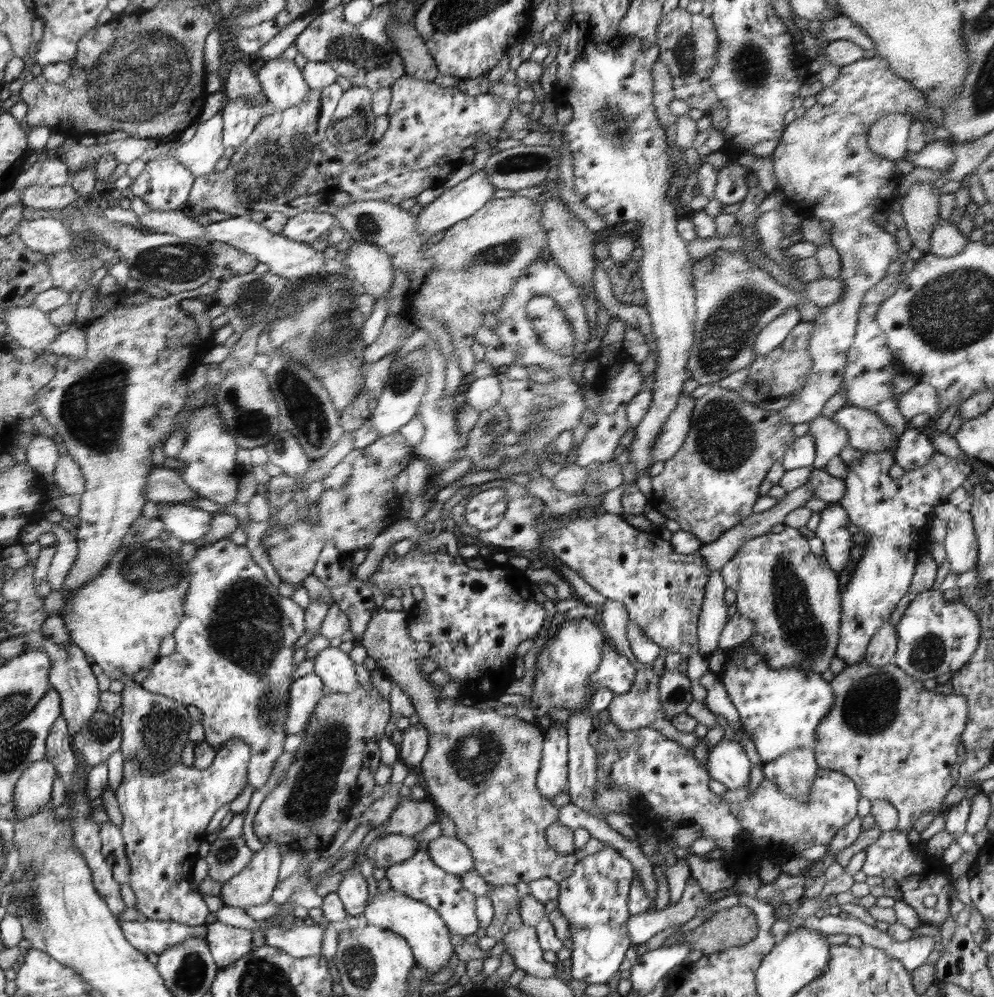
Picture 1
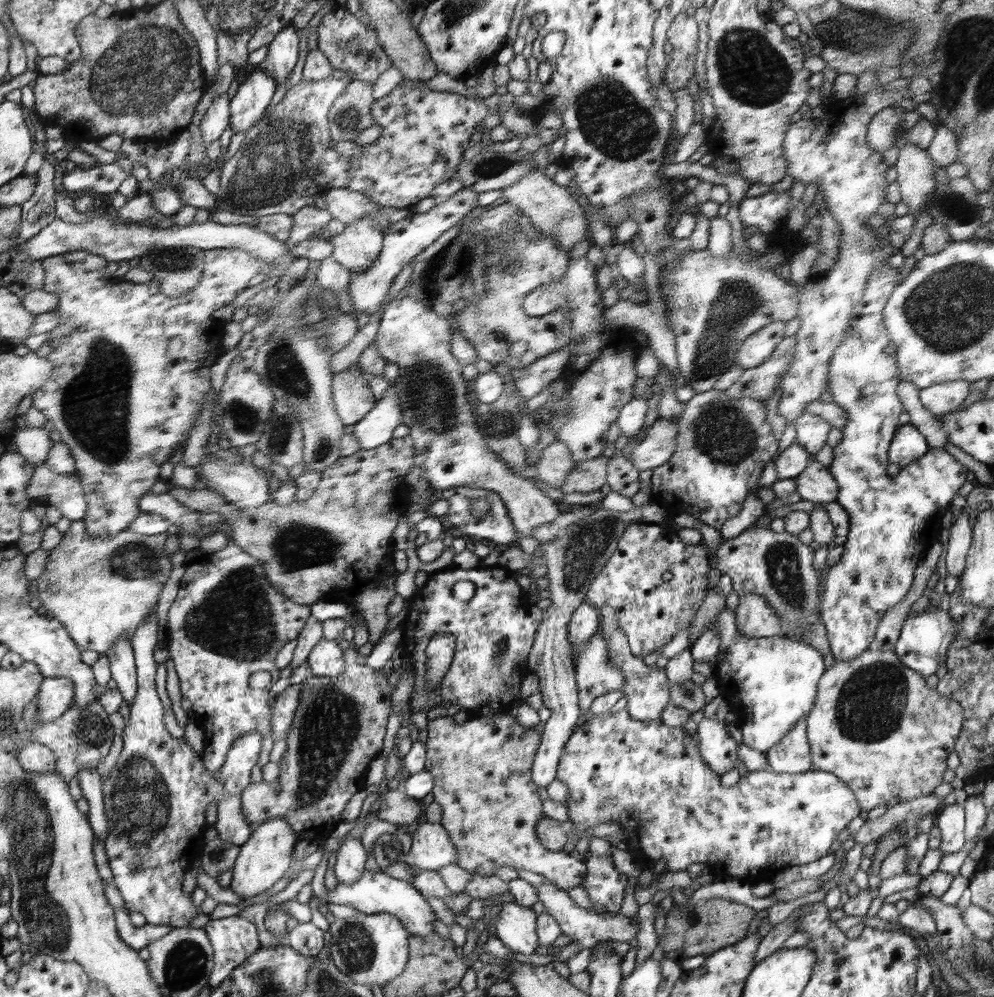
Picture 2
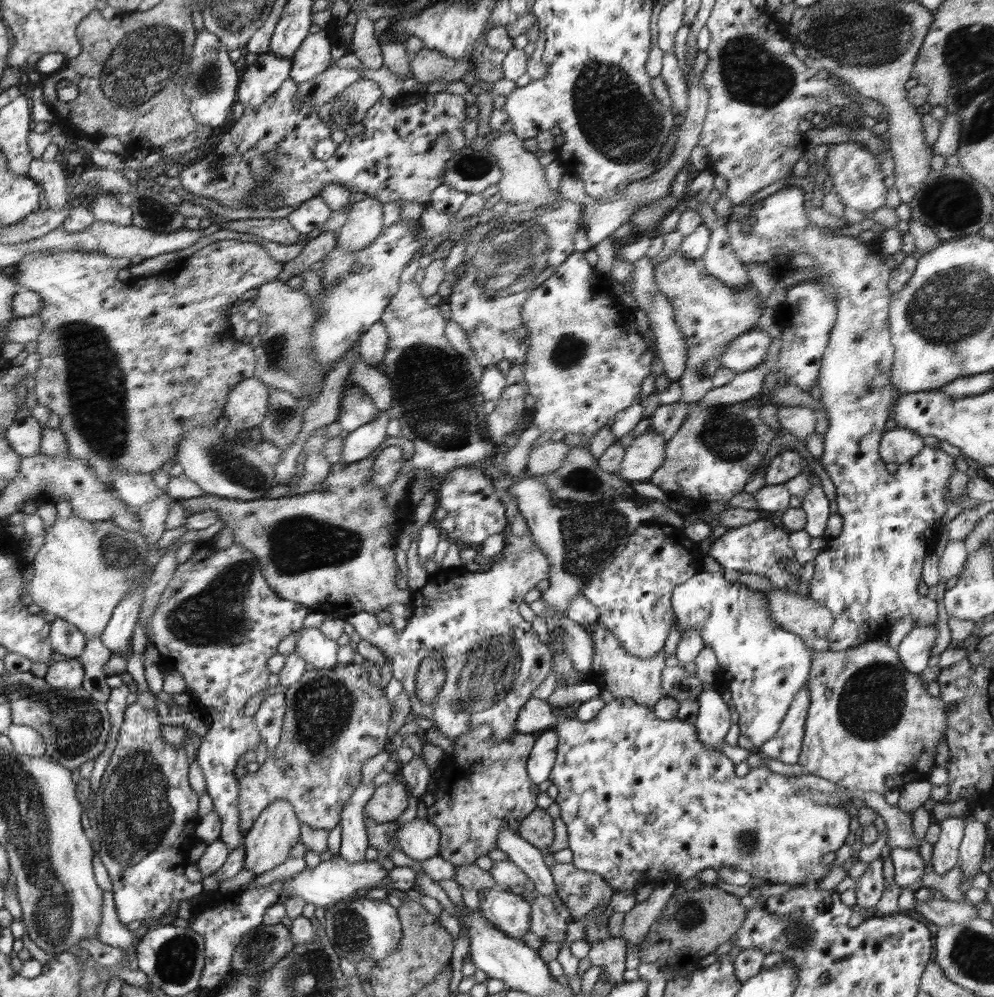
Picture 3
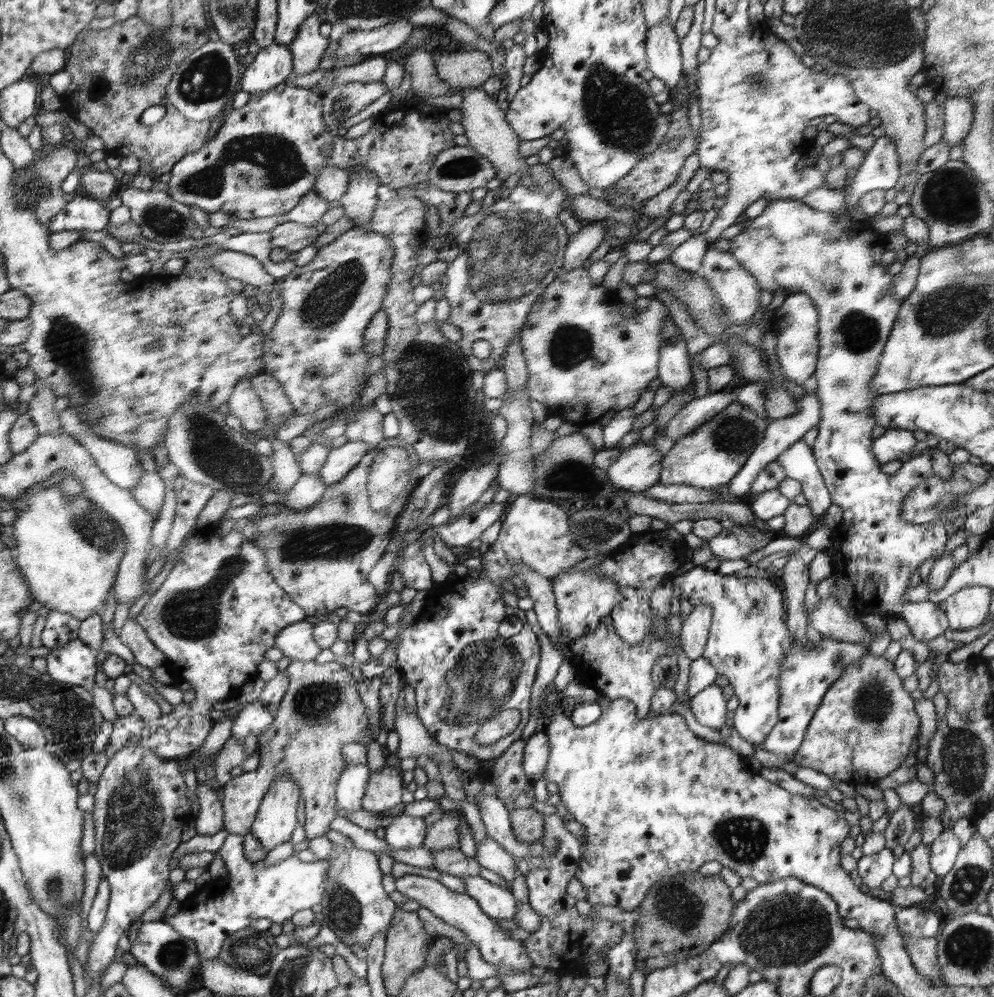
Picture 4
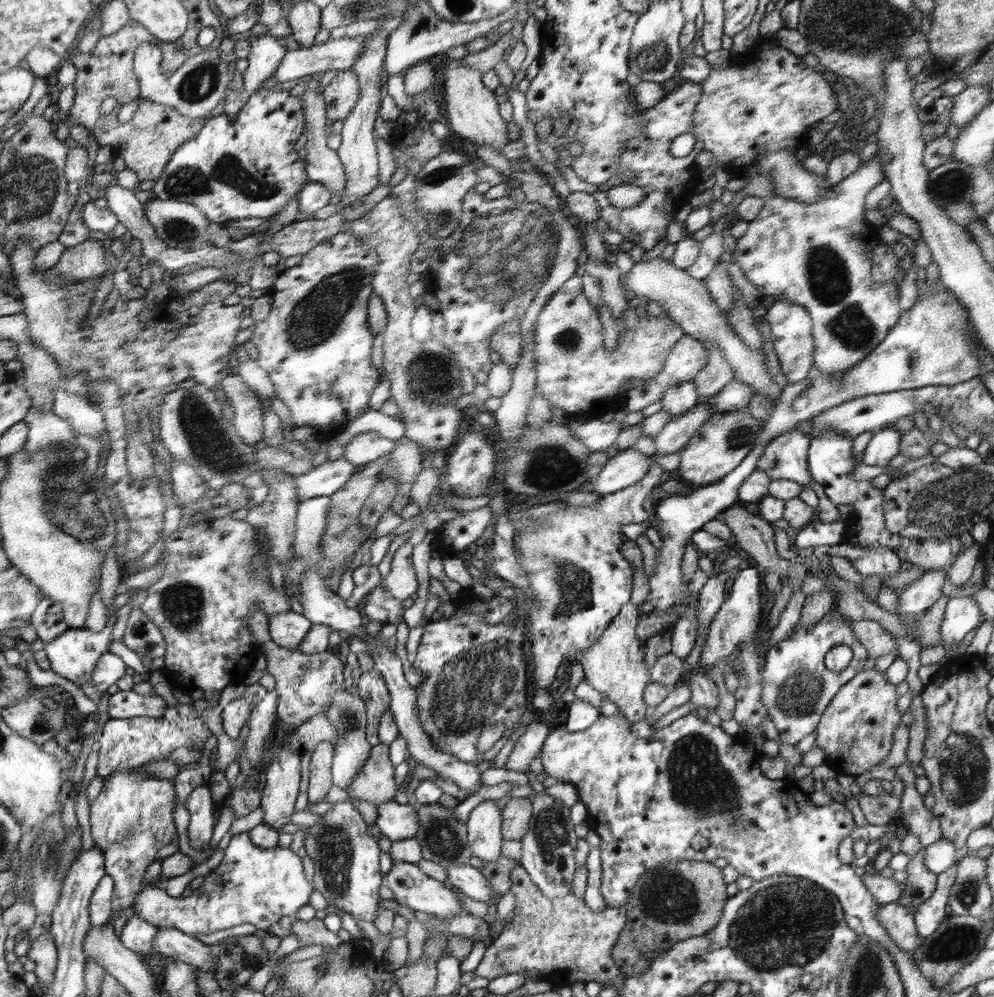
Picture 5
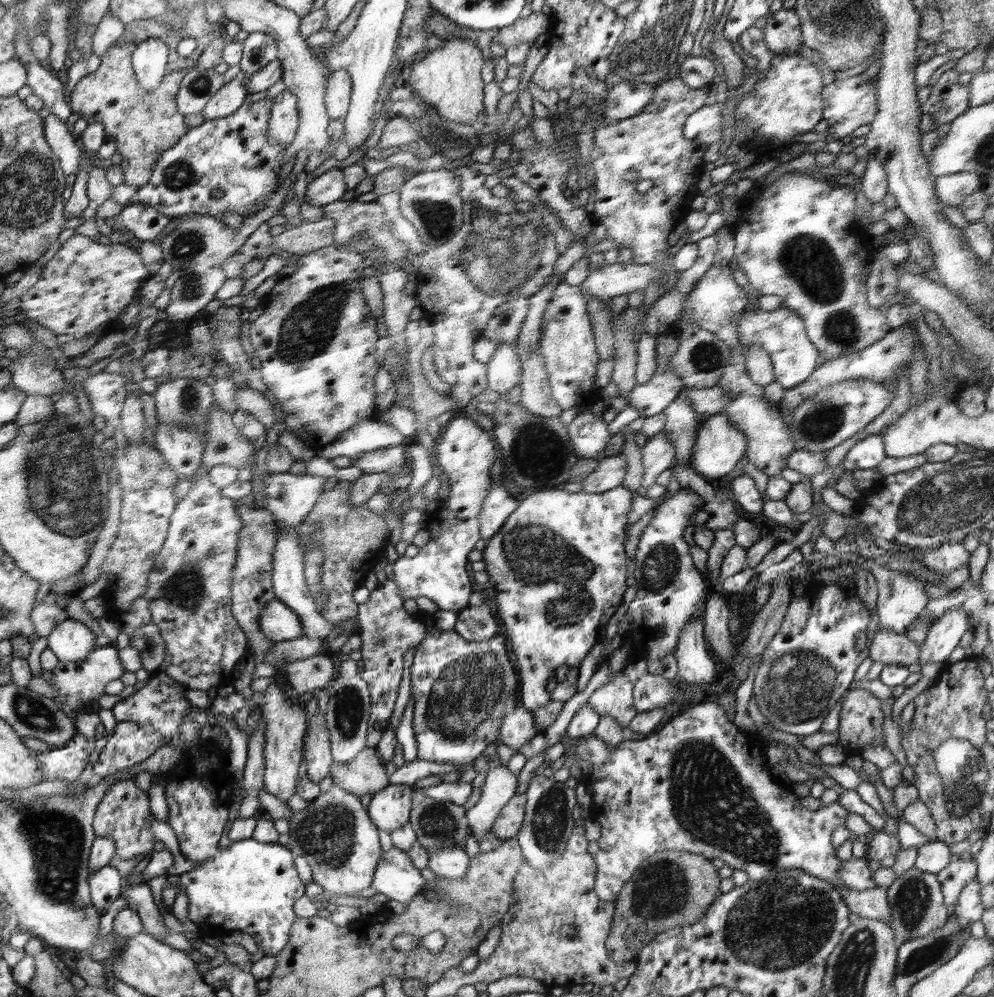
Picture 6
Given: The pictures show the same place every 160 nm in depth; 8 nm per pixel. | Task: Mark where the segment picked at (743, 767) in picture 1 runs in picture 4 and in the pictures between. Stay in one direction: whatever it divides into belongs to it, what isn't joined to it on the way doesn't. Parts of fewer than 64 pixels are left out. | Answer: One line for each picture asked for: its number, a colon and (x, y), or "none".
2: (718, 743)
3: (712, 724)
4: (709, 706)

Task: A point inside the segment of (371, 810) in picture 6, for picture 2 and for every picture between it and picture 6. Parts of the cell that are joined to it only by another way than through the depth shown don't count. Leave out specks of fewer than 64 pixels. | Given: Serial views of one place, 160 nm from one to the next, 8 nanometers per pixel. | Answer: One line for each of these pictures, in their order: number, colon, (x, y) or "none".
2: (432, 849)
3: (418, 839)
4: (406, 832)
5: (396, 821)

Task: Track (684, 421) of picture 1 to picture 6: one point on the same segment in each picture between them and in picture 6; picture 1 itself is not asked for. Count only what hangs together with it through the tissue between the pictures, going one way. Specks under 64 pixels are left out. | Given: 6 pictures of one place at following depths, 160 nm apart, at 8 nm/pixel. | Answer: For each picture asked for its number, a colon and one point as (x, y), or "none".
2: (657, 444)
3: (646, 454)
4: (638, 467)
5: (628, 466)
6: (609, 474)

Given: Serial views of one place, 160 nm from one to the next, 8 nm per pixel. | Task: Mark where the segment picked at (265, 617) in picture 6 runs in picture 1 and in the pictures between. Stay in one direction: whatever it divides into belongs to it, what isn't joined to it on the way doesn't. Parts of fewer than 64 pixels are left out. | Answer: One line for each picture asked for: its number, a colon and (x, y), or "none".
1: (334, 667)
2: (326, 658)
3: (314, 647)
4: (296, 642)
5: (288, 629)

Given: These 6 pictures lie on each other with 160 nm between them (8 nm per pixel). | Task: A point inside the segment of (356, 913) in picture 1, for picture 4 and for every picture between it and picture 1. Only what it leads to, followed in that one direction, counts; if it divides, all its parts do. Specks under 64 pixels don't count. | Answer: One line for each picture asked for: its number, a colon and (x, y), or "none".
2: (351, 857)
3: (355, 841)
4: (351, 786)

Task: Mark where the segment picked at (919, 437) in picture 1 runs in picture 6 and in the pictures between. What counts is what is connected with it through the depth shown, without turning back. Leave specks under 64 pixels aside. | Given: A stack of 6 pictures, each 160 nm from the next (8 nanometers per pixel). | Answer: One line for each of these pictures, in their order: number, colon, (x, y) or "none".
2: (908, 444)
3: (899, 445)
4: (893, 444)
5: (885, 444)
6: (868, 453)

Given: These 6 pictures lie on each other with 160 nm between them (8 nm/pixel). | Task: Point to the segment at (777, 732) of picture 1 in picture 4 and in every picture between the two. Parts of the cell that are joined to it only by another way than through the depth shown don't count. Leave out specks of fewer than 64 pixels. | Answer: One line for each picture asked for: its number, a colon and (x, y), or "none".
2: (773, 681)
3: (765, 667)
4: (748, 640)

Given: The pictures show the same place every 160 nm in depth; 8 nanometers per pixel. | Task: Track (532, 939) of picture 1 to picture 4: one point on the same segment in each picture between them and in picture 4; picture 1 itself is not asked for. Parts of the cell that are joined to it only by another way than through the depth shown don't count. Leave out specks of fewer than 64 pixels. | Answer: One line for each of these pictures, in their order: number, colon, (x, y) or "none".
2: (516, 926)
3: (509, 913)
4: (498, 903)

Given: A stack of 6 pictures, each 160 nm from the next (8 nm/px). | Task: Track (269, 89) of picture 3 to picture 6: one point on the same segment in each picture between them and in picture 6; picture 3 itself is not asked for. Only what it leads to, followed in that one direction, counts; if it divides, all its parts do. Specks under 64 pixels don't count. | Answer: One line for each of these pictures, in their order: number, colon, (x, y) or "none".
4: (272, 65)
5: (267, 52)
6: (259, 49)

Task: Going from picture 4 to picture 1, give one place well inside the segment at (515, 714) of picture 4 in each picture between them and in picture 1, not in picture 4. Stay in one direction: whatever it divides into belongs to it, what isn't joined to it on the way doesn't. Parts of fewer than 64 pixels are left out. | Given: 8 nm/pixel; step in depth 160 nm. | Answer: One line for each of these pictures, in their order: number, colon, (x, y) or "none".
1: (481, 769)
2: (482, 768)
3: (483, 787)

